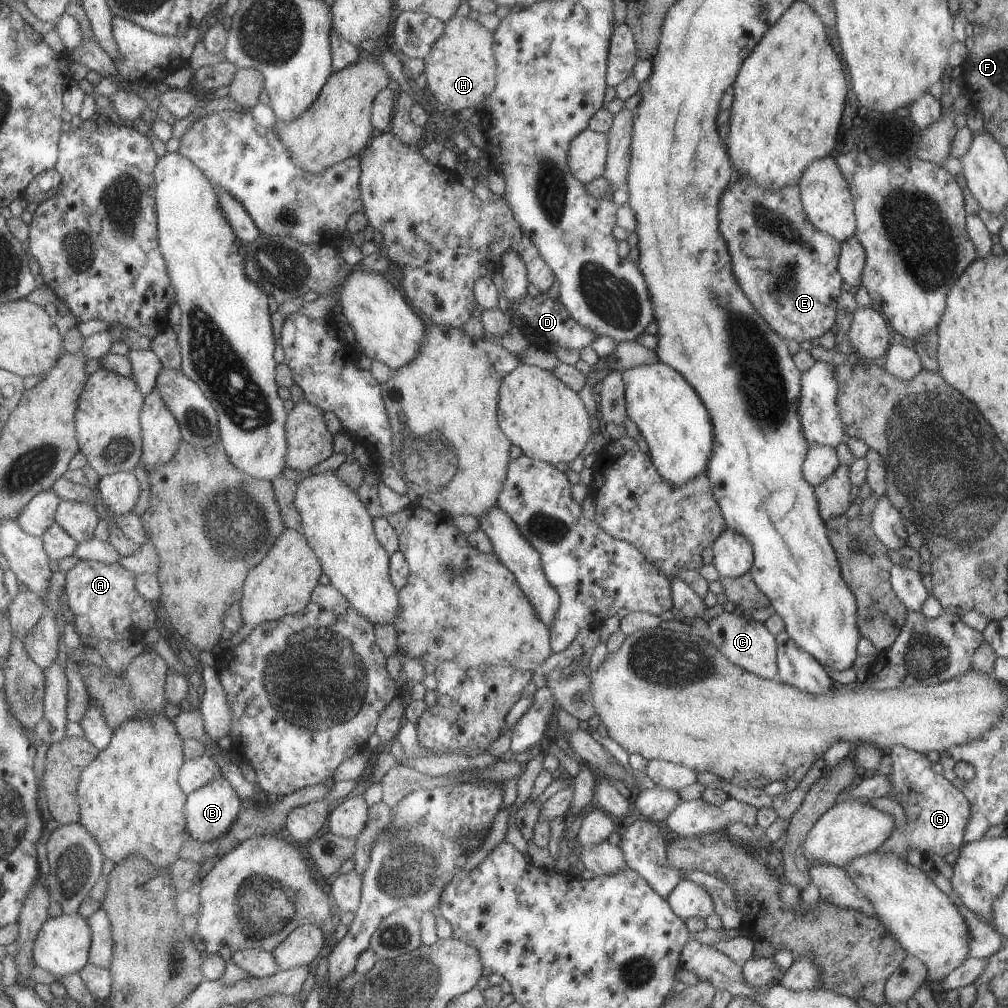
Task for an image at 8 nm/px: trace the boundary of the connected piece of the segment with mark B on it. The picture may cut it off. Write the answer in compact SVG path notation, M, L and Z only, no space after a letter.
M225 776L217 777L209 785L188 795L186 830L190 835L202 843L214 843L218 838L225 837L230 829L238 821L244 808L243 800L235 787Z

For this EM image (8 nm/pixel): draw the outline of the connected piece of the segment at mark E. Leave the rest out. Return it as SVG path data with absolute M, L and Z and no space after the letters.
M735 172L734 179L727 188L719 196L719 232L721 238L725 240L728 253L730 254L731 270L739 288L747 297L747 300L753 305L753 308L759 313L759 316L769 325L769 328L776 332L785 341L795 340L797 343L804 340L813 340L819 338L825 331L835 326L835 305L838 296L841 294L839 286L841 286L842 278L836 269L837 259L840 253L840 242L830 237L824 232L818 231L806 217L800 201L800 192L796 184L782 186L780 189L765 189L753 182L751 177L747 175L737 176Z

